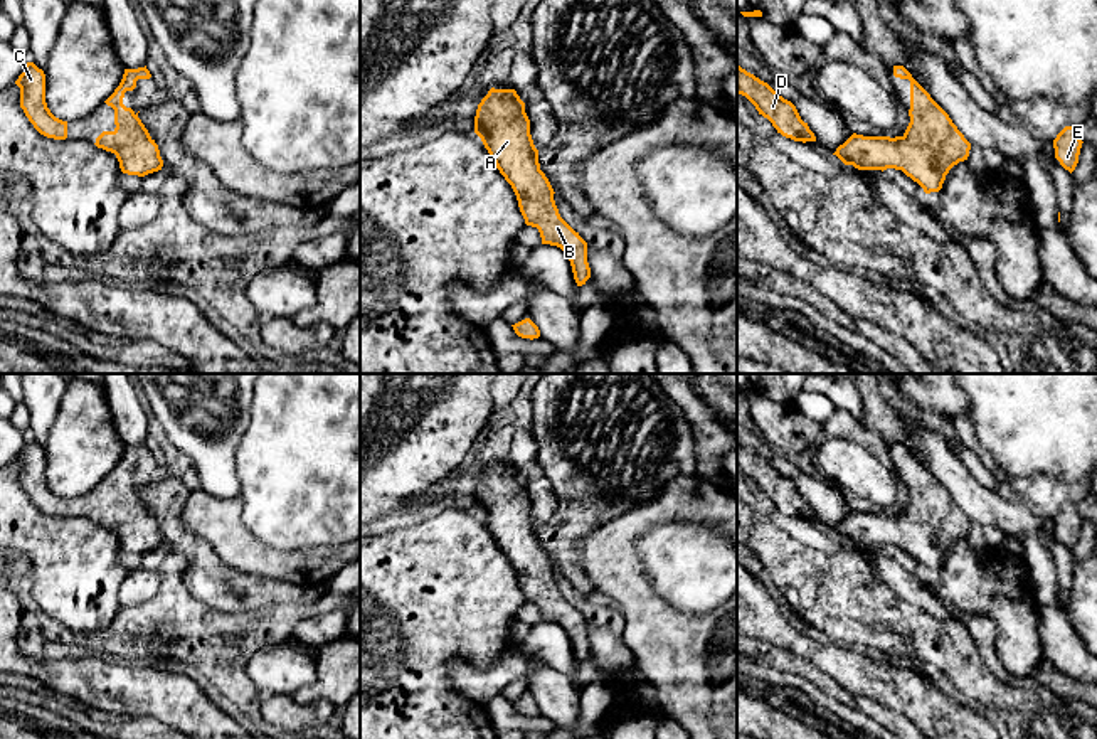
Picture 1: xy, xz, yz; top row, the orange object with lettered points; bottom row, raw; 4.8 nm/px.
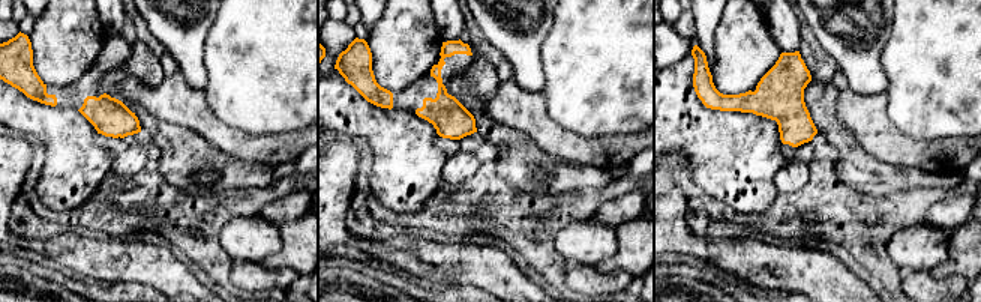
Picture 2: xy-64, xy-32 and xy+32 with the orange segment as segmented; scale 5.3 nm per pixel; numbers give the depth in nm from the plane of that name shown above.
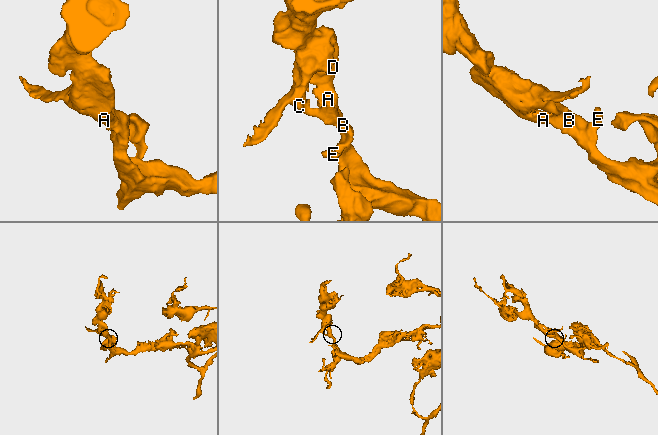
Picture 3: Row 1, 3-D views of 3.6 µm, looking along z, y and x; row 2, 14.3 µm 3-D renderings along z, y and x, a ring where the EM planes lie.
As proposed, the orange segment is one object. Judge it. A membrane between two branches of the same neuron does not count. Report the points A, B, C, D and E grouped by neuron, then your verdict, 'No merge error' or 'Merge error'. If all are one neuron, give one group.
Groups: A B C D E. No merge error

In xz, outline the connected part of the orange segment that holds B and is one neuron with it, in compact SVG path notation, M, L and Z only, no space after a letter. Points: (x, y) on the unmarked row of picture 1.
M495 466L481 476L474 510L511 562L527 603L537 604L542 621L560 625L570 638L577 663L591 655L587 619L559 591L554 566L540 547L525 480L515 466Z

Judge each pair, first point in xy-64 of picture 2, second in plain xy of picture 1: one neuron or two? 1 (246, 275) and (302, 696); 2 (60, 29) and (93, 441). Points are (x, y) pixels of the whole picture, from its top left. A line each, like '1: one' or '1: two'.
1: two
2: one

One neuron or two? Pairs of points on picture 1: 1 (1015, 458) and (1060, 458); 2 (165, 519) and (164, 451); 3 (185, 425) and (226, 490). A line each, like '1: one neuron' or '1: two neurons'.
1: one neuron
2: two neurons
3: one neuron

